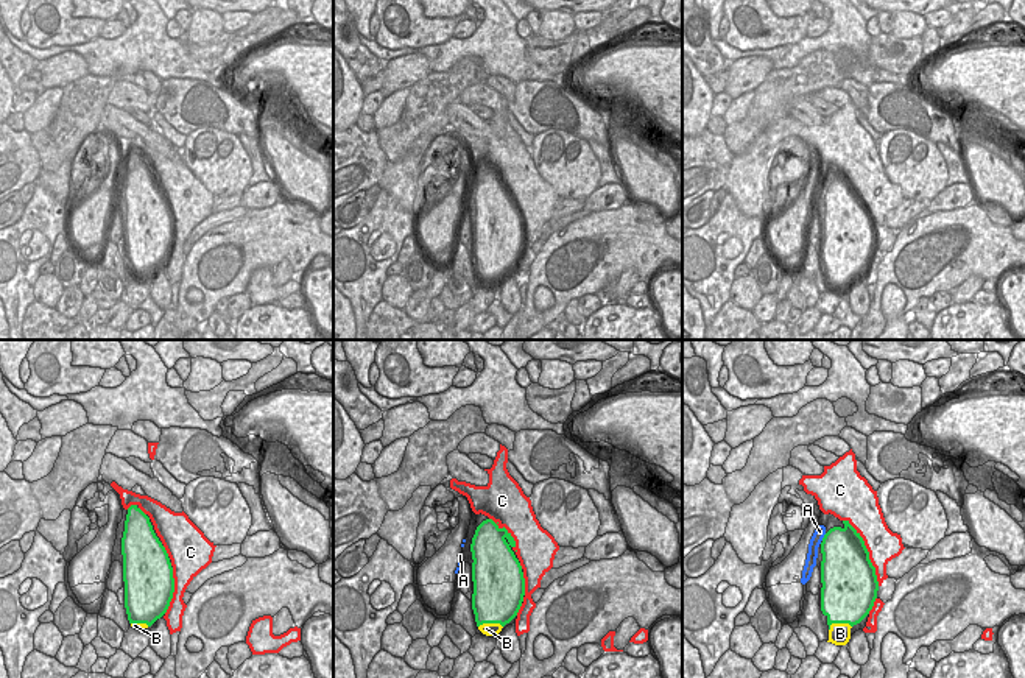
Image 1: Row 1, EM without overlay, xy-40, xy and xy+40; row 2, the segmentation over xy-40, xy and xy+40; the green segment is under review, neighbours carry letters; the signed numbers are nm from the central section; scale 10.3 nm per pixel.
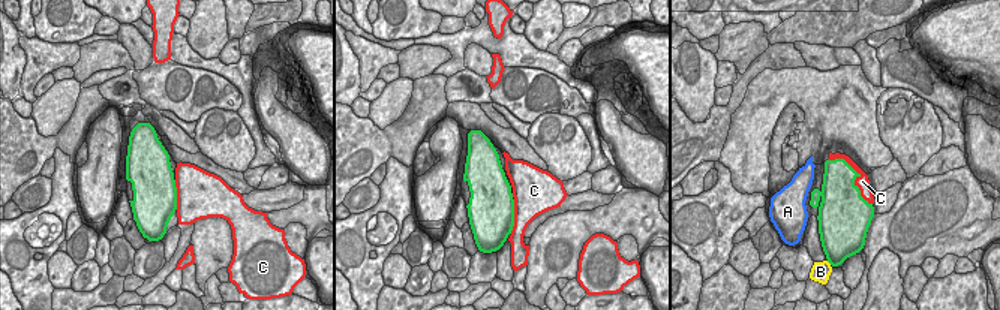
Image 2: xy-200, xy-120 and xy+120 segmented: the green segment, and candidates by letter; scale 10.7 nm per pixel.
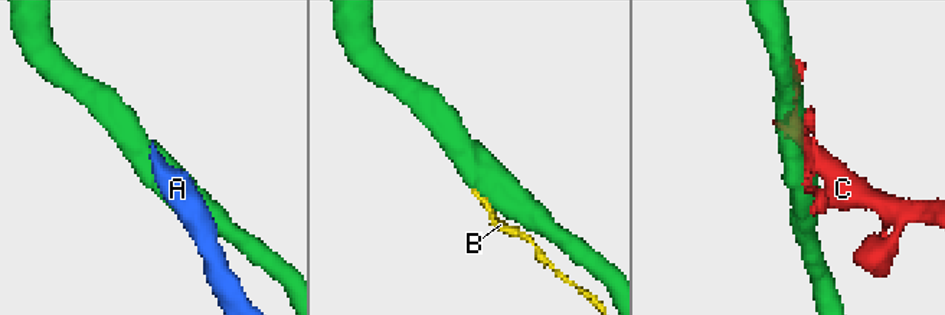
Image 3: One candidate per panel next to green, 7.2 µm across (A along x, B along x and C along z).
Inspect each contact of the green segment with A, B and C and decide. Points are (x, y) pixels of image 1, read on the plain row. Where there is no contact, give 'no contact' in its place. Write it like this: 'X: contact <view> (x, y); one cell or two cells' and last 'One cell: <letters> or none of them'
A: contact xy+40 (824, 187); two cells
B: contact xy+40 (838, 273); two cells
C: contact xy+40 (868, 203); two cells
One cell: none of them

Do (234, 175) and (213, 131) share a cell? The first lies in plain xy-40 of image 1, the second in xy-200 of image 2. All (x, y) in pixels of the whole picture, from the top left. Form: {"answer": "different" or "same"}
{"answer": "same"}

